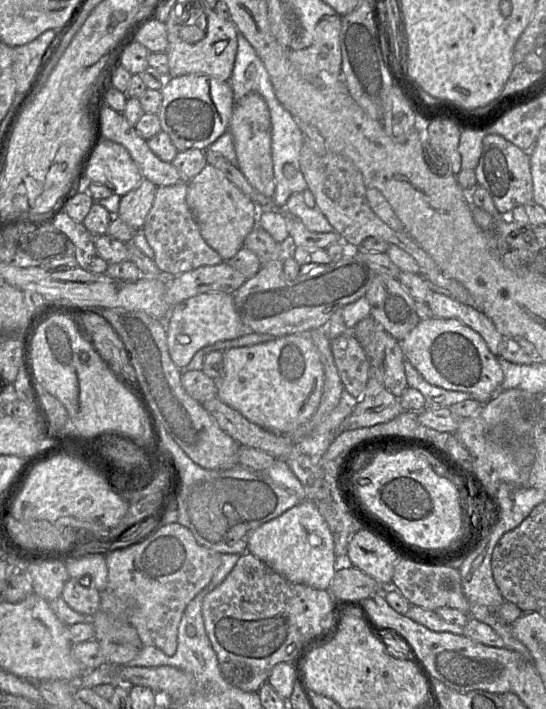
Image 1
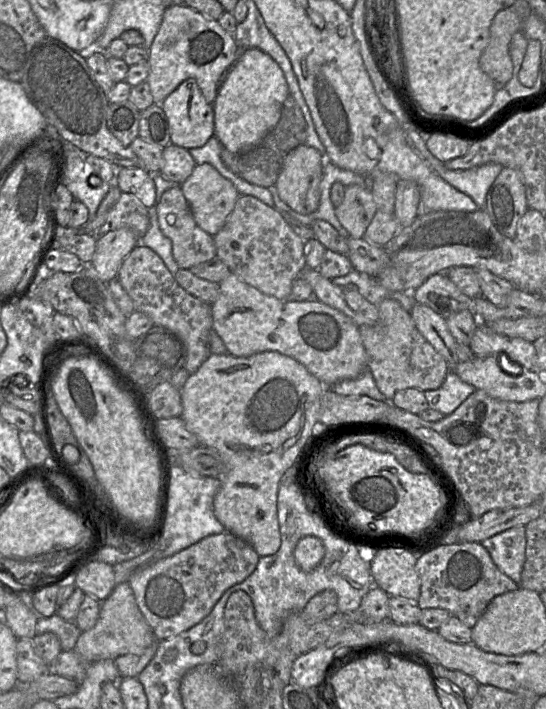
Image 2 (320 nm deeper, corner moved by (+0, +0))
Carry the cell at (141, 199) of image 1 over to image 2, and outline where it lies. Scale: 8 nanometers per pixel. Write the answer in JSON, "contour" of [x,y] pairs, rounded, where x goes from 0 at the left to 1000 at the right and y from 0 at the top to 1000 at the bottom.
{"contour":[[[220,322],[179,333],[167,372],[179,389],[200,398],[214,392],[225,367],[253,346],[253,336],[236,322]]]}

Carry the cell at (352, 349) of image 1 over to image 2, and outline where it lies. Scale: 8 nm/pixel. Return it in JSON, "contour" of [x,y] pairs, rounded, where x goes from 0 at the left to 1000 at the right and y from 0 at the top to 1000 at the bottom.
{"contour":[[[720,422],[700,423],[690,436],[690,456],[659,460],[658,467],[672,502],[672,520],[705,564],[716,567],[725,553],[745,547],[775,553],[806,547],[822,523],[821,513],[766,467],[751,441]]]}

